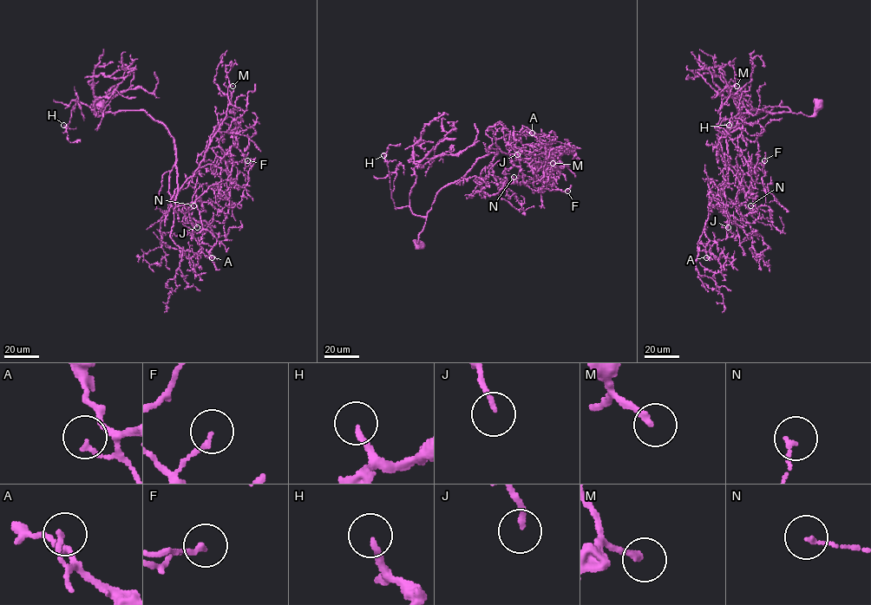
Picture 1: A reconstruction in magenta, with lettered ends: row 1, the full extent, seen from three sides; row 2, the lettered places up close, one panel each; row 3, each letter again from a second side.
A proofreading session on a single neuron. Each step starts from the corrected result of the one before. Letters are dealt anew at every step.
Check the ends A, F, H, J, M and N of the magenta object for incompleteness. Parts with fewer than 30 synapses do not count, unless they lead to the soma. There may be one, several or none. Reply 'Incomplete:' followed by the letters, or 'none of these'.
Incomplete: H, J, M

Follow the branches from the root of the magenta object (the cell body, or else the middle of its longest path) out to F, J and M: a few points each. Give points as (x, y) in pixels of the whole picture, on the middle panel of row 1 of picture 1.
F: (422, 244), (435, 194), (489, 153), (496, 155), (489, 166), (505, 182), (567, 191)
J: (422, 244), (442, 188), (479, 159), (496, 155), (498, 139), (509, 135), (509, 152), (517, 154)
M: (422, 244), (435, 194), (479, 159), (498, 147), (516, 154), (542, 145), (553, 163)

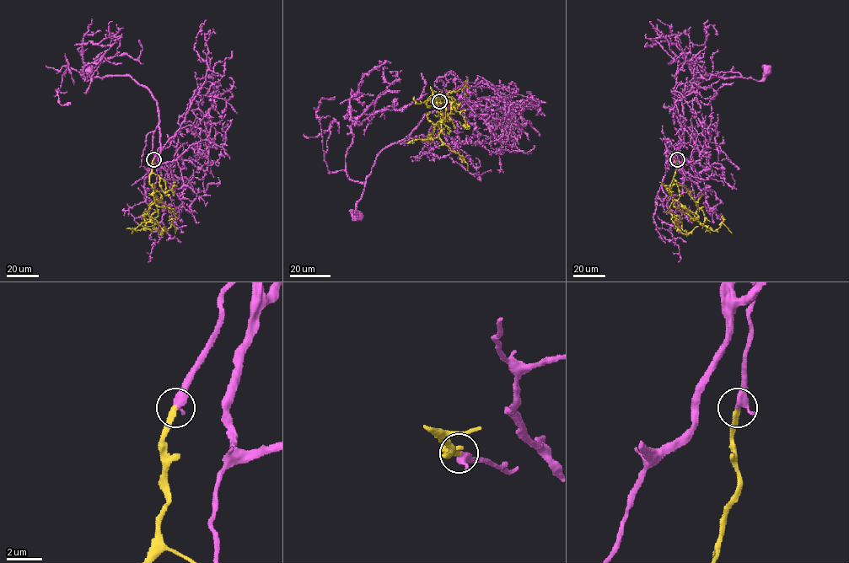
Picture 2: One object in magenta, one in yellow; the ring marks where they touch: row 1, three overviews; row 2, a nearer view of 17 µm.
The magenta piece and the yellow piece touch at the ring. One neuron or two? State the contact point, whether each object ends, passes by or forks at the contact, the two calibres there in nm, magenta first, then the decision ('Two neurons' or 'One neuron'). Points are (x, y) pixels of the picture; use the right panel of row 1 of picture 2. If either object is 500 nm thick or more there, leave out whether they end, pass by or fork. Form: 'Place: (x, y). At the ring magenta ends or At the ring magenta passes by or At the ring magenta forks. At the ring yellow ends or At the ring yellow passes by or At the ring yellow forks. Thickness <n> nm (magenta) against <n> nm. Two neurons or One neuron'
Place: (677, 159). At the ring magenta passes by. At the ring yellow ends. Thickness 360 nm (magenta) against 300 nm. One neuron

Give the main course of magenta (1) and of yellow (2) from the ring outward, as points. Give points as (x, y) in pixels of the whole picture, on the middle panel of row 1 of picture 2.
1: (440, 101), (448, 102), (447, 109), (439, 107), (425, 115), (405, 138), (379, 152), (356, 204), (359, 215)
2: (439, 101), (434, 96), (437, 94), (444, 99), (446, 106), (439, 138), (462, 157), (468, 170)

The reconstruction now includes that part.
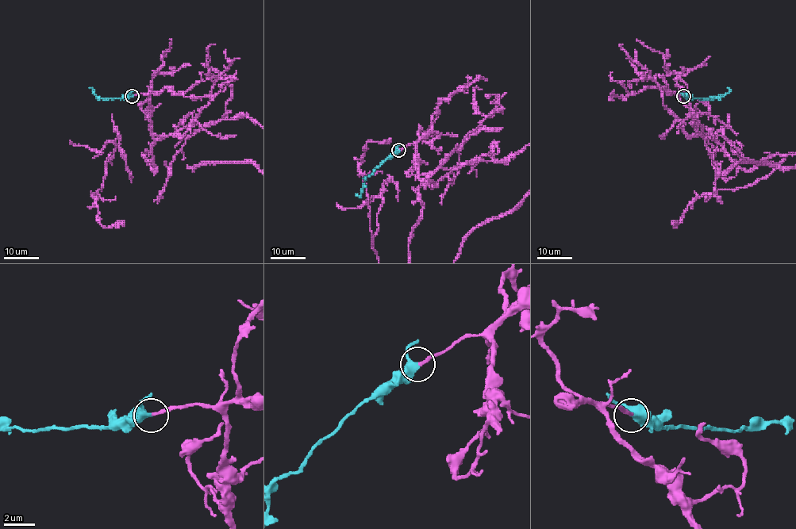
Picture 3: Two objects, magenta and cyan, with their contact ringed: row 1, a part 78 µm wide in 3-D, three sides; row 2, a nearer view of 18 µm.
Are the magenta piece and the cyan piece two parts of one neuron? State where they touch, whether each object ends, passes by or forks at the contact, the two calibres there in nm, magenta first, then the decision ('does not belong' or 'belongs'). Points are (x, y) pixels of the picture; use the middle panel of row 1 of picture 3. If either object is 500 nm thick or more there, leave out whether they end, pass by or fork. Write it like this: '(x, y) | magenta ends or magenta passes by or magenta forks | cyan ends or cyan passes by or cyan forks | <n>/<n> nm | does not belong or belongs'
(398, 150) | magenta ends | cyan passes by | 190/380 nm | belongs

